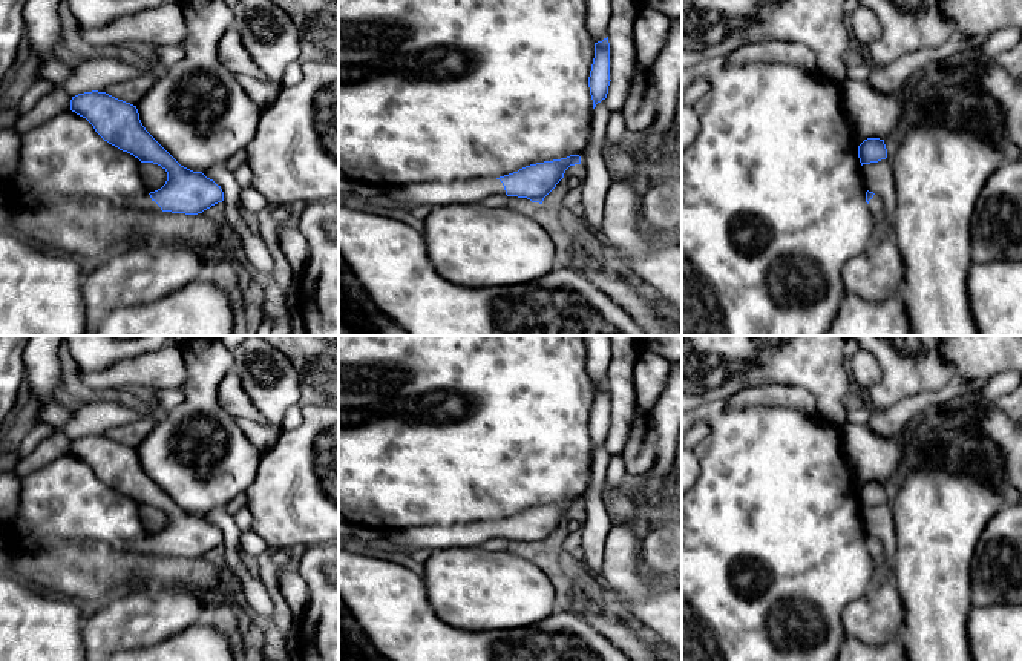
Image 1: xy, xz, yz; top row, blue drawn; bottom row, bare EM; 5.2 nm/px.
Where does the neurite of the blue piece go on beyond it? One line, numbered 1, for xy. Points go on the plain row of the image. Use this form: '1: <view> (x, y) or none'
1: xy (144, 545)

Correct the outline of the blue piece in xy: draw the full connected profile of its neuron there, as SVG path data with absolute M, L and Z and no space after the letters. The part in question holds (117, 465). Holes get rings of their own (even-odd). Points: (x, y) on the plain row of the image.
M92 434L72 440L70 454L86 462L109 488L167 515L167 525L161 532L126 544L127 551L198 558L224 544L221 529L202 515L181 509L146 474L136 449Z

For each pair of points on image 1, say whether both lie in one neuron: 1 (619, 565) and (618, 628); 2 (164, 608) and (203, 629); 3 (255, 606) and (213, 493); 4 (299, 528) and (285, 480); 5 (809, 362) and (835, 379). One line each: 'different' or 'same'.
1: different
2: different
3: different
4: same
5: same

